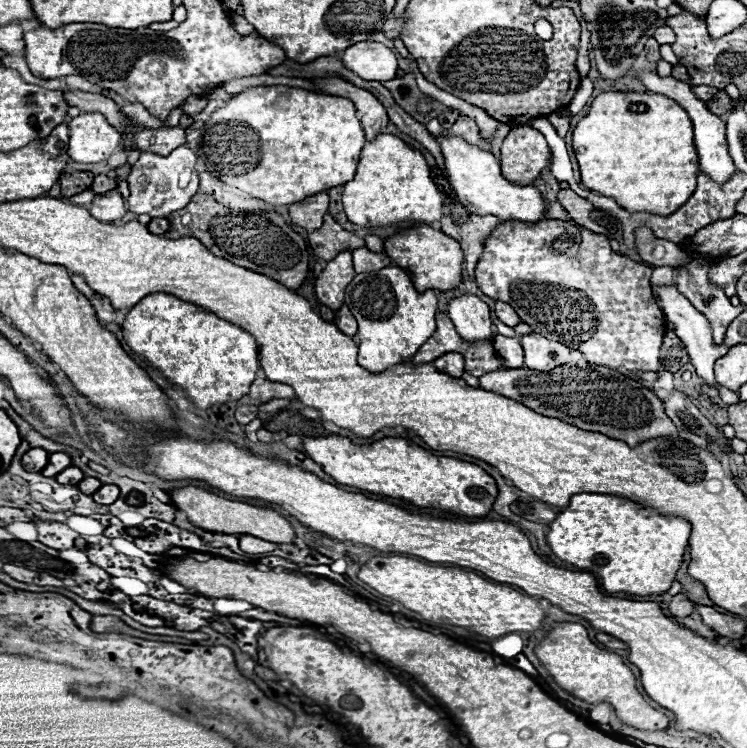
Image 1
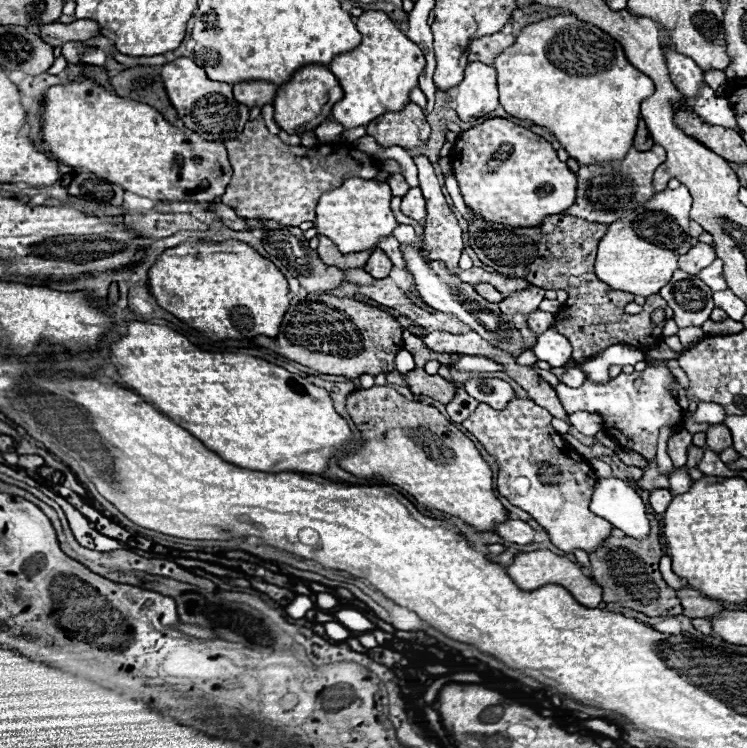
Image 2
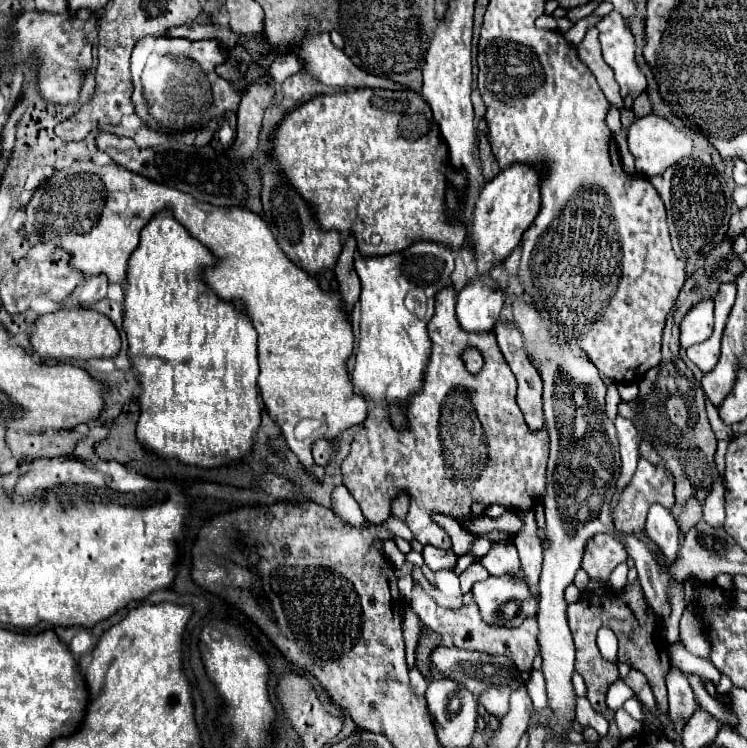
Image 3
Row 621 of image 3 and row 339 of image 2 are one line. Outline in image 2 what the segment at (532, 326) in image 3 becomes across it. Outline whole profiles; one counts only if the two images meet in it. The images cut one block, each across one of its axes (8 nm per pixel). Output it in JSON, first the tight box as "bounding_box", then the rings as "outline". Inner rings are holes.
{"bounding_box":[532,326,572,368],"outline":[[[554,326],[538,336],[536,346],[532,346],[532,350],[538,356],[538,360],[548,362],[552,368],[560,368],[572,358],[570,342]]]}

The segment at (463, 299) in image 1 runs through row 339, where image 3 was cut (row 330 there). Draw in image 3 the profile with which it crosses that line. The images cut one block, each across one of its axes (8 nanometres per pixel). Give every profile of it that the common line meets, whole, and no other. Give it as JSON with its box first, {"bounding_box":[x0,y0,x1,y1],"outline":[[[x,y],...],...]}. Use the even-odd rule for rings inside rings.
{"bounding_box":[456,274,504,332],"outline":[[[490,274],[476,276],[456,300],[456,318],[464,332],[490,332],[494,330],[500,310],[504,306],[504,290]]]}

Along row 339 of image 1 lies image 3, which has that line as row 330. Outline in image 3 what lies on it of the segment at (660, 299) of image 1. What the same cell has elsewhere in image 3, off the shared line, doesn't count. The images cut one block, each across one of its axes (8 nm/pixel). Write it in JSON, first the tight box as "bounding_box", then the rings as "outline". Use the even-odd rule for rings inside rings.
{"bounding_box":[680,300,714,348],"outline":[[[702,300],[694,304],[680,322],[680,348],[704,342],[714,328],[714,300]]]}

